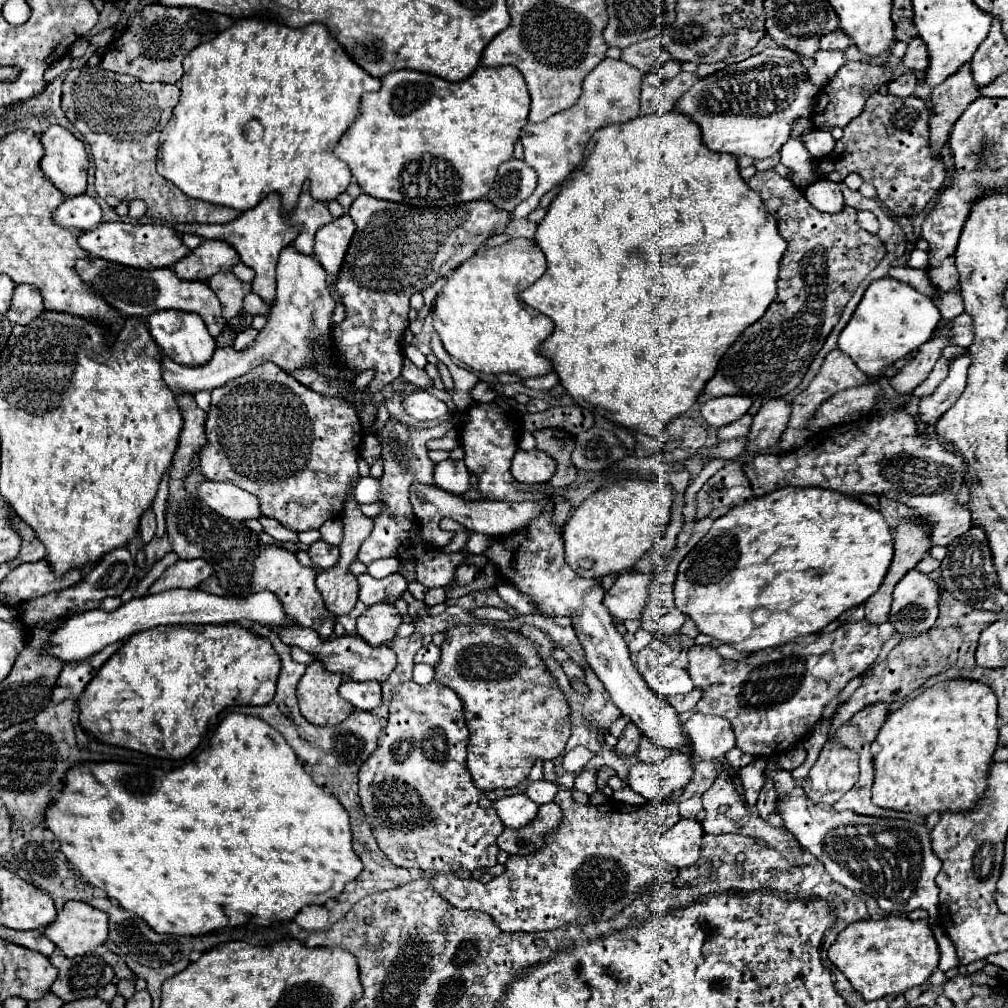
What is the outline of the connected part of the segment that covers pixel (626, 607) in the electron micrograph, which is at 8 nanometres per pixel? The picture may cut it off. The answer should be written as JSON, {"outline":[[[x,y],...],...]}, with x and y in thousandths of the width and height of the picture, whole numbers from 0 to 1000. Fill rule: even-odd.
{"outline":[[[615,568],[599,592],[599,596],[603,596],[605,610],[615,615],[635,616],[647,576],[649,568]]]}

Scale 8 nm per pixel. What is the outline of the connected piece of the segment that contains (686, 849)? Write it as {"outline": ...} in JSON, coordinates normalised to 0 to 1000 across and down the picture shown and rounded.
{"outline":[[[675,813],[667,822],[653,830],[653,850],[673,862],[685,860],[694,850],[696,828],[696,818],[690,813]]]}

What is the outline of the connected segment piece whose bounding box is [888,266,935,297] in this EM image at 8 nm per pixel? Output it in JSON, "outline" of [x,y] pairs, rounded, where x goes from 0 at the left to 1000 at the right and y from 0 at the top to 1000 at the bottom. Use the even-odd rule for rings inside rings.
{"outline":[[[886,264],[882,268],[882,274],[905,283],[913,291],[925,295],[928,287],[923,280],[919,267],[905,267],[900,264]]]}

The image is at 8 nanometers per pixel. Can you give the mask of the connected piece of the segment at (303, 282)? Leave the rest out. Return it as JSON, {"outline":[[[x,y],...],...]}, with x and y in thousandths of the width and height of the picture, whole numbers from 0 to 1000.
{"outline":[[[284,245],[276,257],[276,293],[274,301],[268,307],[264,324],[256,330],[256,334],[240,348],[234,348],[230,344],[216,344],[212,348],[212,354],[208,360],[200,364],[181,364],[173,360],[169,354],[161,352],[161,376],[169,388],[175,392],[188,388],[196,390],[200,386],[214,386],[222,382],[228,376],[234,376],[252,364],[270,358],[280,368],[290,370],[300,364],[308,364],[313,370],[321,372],[323,376],[343,376],[343,364],[333,358],[331,350],[331,336],[329,336],[329,309],[333,305],[333,299],[325,285],[325,273],[319,267],[319,263],[308,255],[292,249],[292,245]]]}

